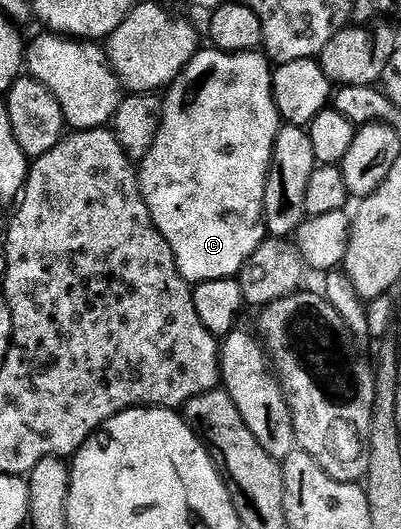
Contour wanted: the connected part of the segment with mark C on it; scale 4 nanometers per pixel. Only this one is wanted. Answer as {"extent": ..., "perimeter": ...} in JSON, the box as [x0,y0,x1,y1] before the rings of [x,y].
{"extent":[137,48,280,284],"perimeter":[[[200,48],[190,58],[190,62],[170,83],[161,101],[161,114],[158,119],[158,130],[152,140],[147,154],[137,163],[138,183],[144,196],[144,204],[148,204],[148,212],[164,240],[168,240],[168,248],[172,248],[172,256],[176,260],[176,268],[180,276],[191,284],[217,278],[232,278],[237,275],[239,268],[256,252],[256,248],[267,237],[266,222],[262,219],[264,204],[264,188],[266,173],[270,167],[272,144],[276,140],[276,132],[280,125],[278,105],[274,102],[274,75],[271,59],[267,58],[261,49],[256,50],[215,50]]]}

